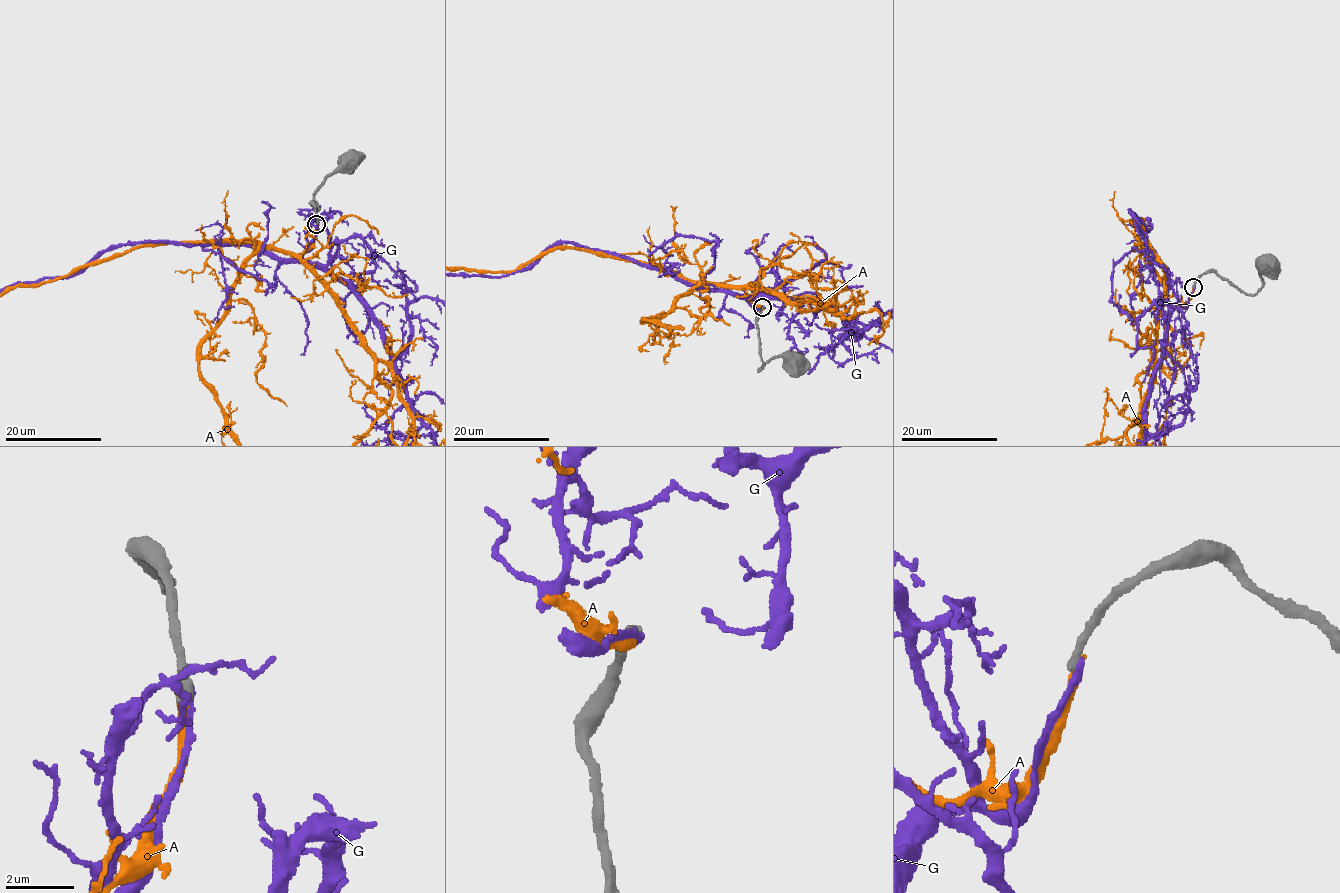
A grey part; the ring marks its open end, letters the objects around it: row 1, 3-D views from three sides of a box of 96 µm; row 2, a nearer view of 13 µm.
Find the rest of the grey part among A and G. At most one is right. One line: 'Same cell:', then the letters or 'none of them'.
Same cell: none of them

